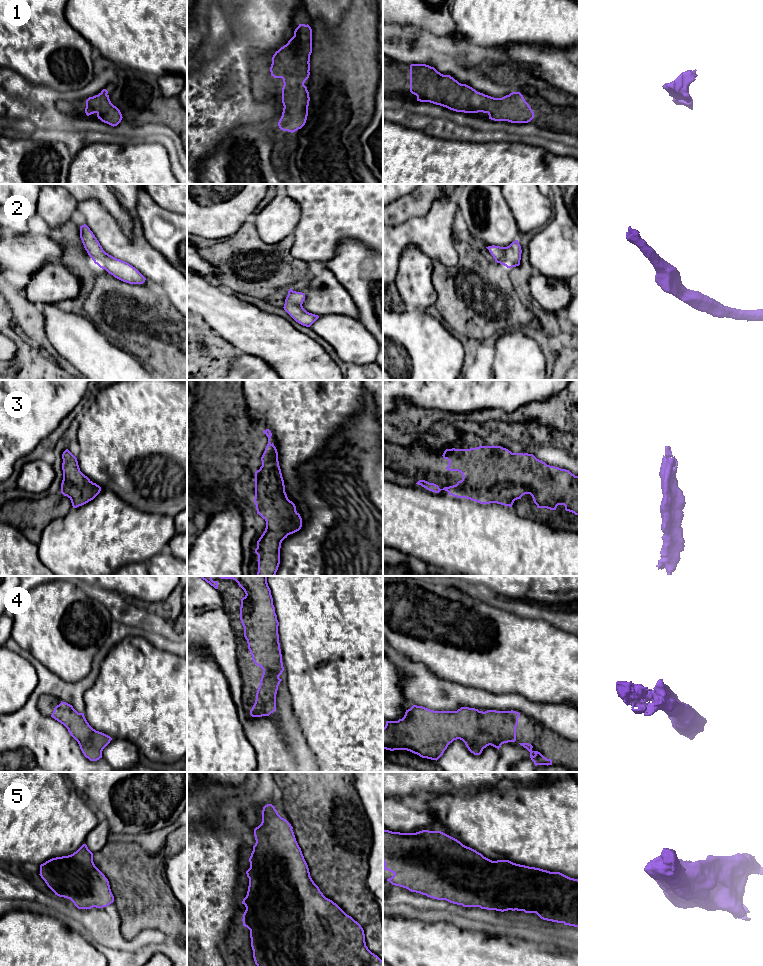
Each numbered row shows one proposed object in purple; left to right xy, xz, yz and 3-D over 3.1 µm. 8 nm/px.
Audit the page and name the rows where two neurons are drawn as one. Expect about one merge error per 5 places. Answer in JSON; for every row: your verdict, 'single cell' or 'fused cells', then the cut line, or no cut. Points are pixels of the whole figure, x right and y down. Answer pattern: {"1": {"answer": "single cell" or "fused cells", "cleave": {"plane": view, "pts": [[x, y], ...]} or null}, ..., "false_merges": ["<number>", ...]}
{"1": {"answer": "single cell", "cleave": null}, "2": {"answer": "single cell", "cleave": null}, "3": {"answer": "single cell", "cleave": null}, "4": {"answer": "single cell", "cleave": null}, "5": {"answer": "single cell", "cleave": null}, "false_merges": []}

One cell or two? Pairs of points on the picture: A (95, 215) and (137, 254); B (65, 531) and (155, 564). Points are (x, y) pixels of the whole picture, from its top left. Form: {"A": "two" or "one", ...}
{"A": "one", "B": "two"}

